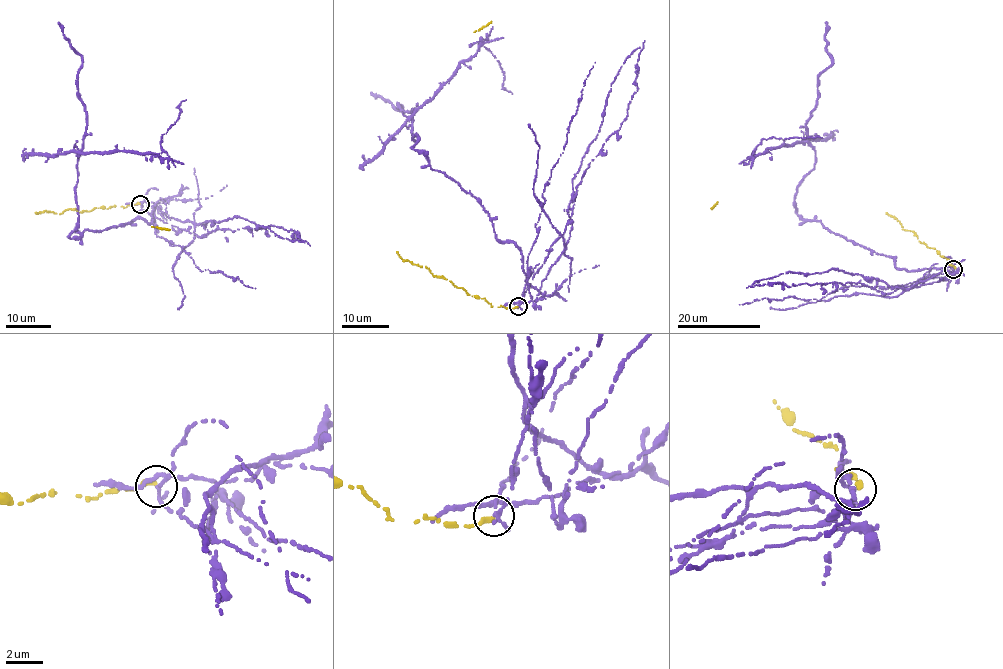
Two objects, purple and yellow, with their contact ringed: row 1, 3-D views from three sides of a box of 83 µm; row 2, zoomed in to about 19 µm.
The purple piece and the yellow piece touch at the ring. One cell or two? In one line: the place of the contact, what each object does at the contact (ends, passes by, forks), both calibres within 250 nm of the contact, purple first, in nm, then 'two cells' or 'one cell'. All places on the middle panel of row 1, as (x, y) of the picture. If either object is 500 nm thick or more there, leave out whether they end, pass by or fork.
at (518, 306); purple forks there; yellow ends there; 140 nm thick on the purple side, 280 nm on the other; two cells

